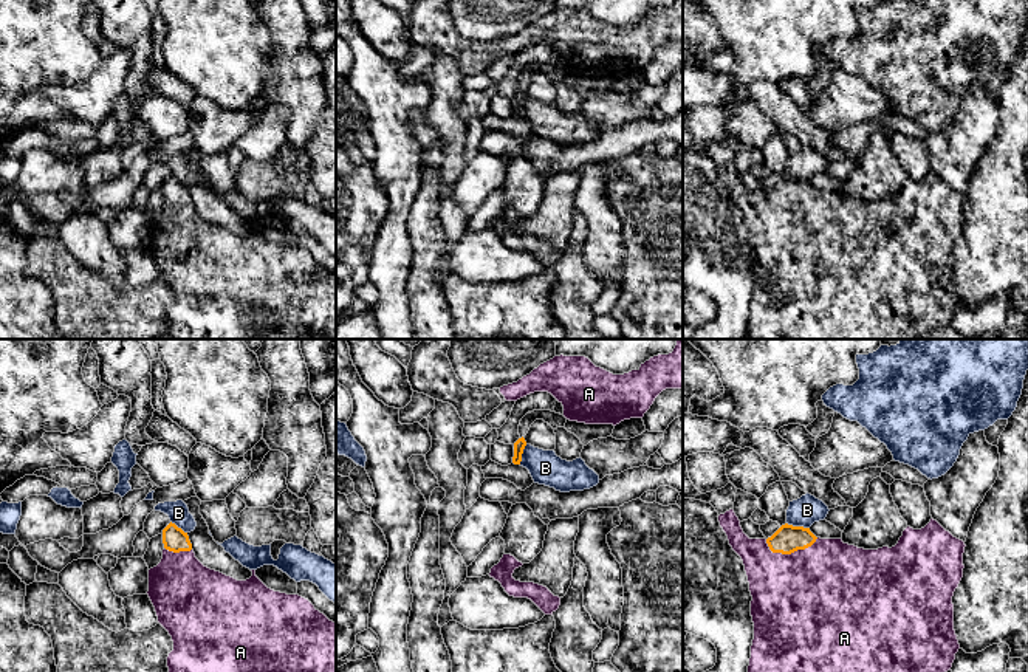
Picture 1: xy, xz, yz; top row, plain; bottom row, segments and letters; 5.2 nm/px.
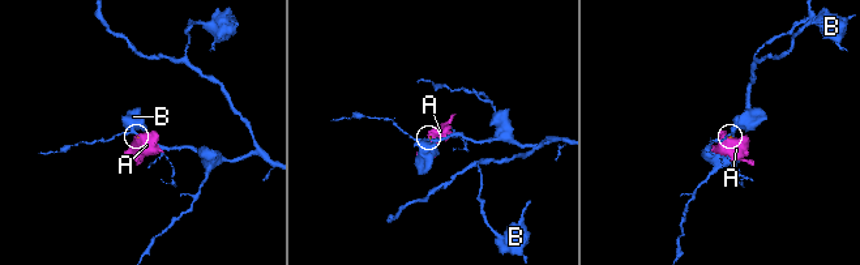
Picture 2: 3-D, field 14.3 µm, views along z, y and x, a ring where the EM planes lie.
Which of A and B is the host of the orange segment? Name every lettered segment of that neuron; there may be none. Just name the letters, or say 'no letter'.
A

